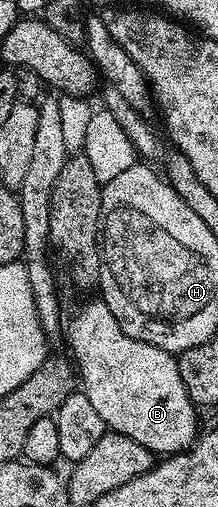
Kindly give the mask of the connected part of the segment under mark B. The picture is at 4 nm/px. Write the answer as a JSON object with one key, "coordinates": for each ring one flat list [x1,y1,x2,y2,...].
{"coordinates":[[102,300,85,303,69,318,65,326,66,338,71,345,70,357,81,383,81,393,89,396,89,401,107,425,108,431,129,436,129,440,137,440,137,444,141,444,155,456,182,454,195,445,201,422,199,426,198,420,195,419,197,407,191,401,189,392,185,392,185,384,181,384,179,360,176,355,148,342,125,336,121,324,117,324,117,316,109,312]]}

